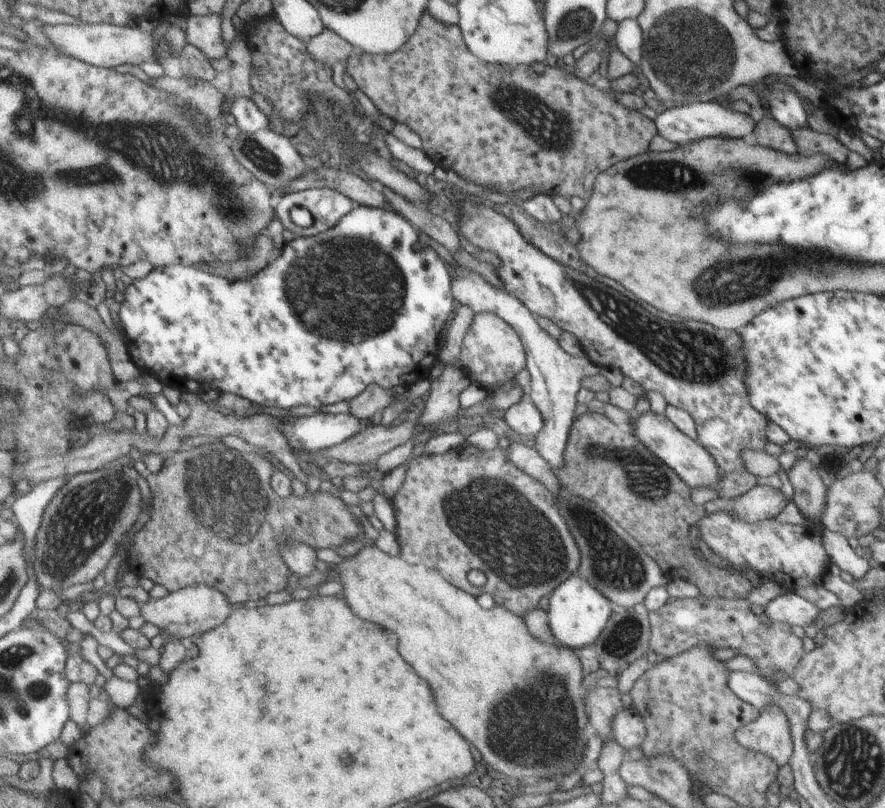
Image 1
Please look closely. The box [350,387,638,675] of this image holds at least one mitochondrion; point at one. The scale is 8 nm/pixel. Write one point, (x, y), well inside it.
(516, 543)

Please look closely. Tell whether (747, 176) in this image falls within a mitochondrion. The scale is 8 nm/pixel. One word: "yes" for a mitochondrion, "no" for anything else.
yes

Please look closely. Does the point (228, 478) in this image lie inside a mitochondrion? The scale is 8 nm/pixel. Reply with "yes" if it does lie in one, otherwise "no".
yes

